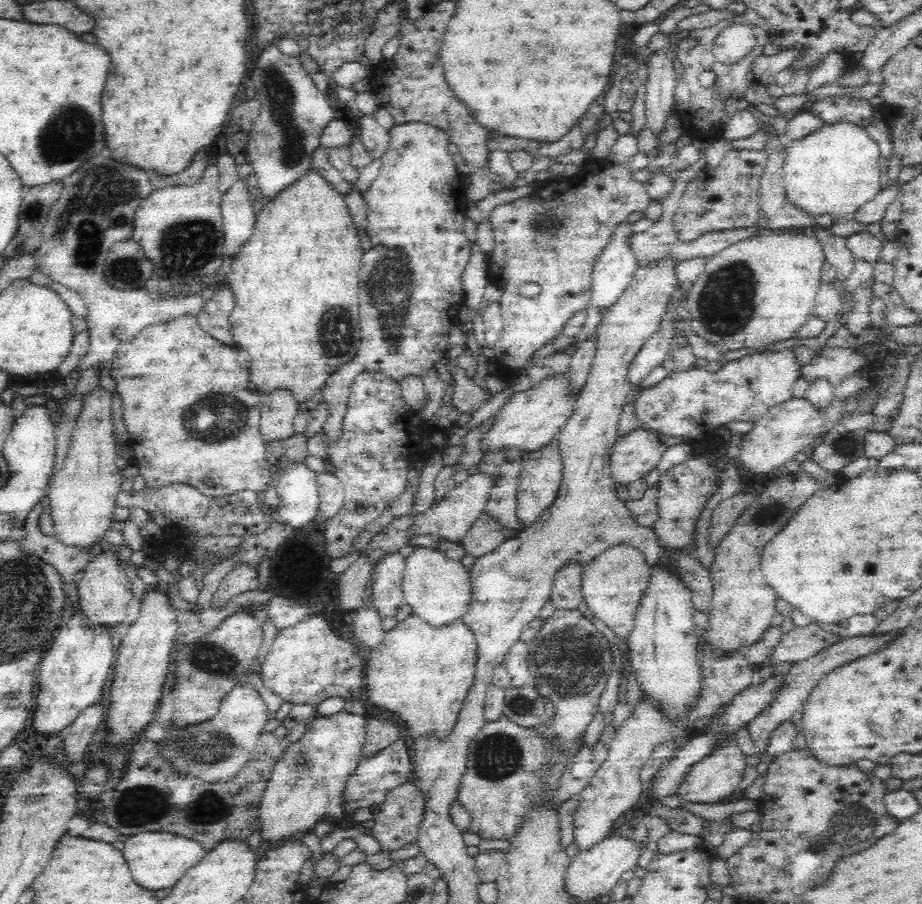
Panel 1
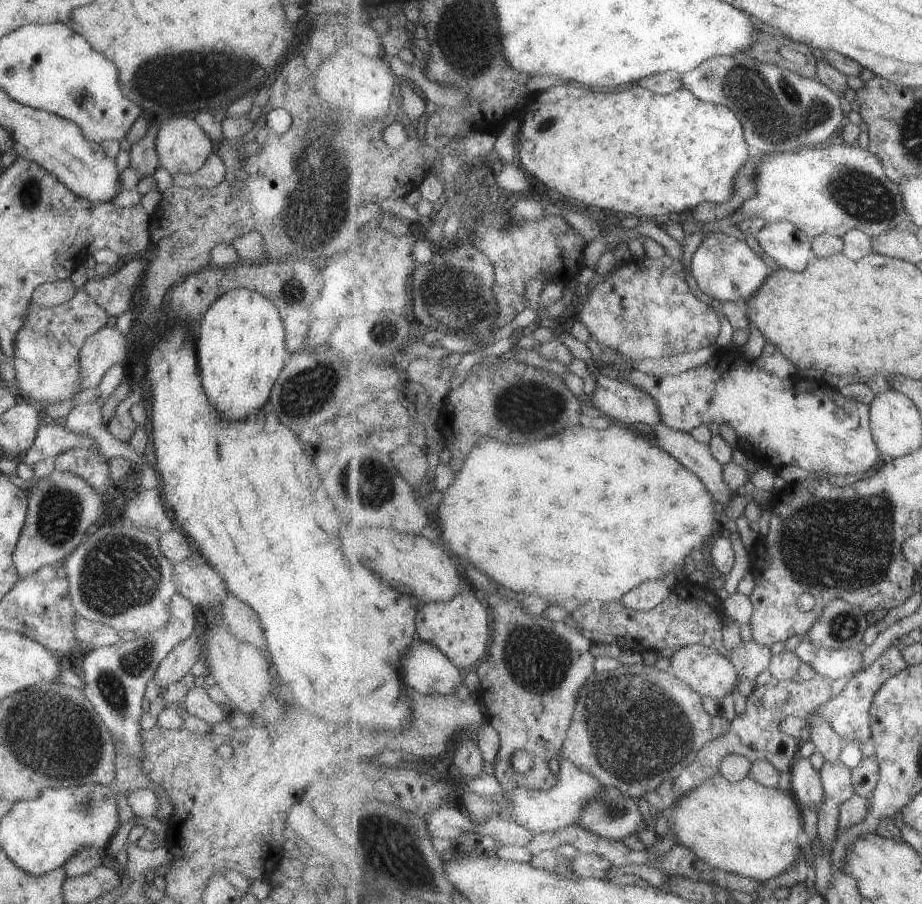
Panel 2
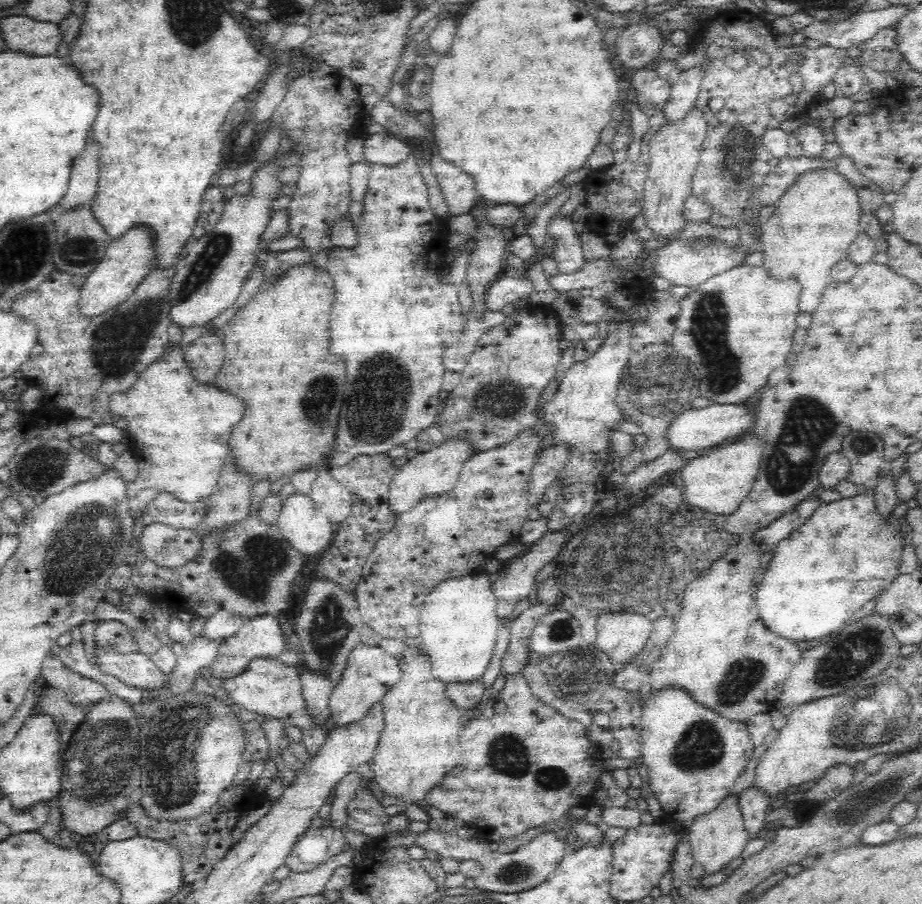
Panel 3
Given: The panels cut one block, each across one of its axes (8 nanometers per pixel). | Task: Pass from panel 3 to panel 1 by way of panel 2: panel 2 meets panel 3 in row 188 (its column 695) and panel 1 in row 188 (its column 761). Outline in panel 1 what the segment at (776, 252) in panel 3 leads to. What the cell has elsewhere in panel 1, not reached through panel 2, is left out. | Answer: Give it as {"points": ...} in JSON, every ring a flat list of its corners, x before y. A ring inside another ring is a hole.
{"points":[[850,123,825,125,808,136,792,141,781,167,785,201,814,222,822,216,832,218,834,223,837,220,854,220,856,211,881,191,880,181,884,176,878,164,876,145,865,135,863,129]]}

